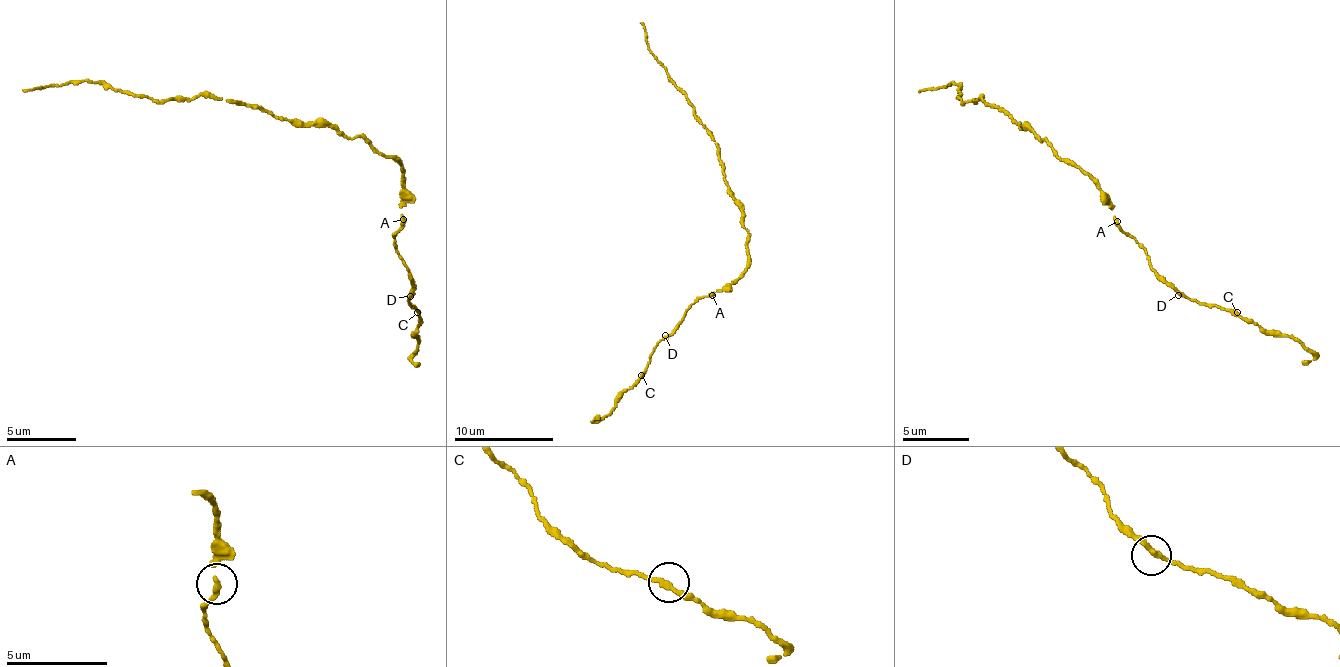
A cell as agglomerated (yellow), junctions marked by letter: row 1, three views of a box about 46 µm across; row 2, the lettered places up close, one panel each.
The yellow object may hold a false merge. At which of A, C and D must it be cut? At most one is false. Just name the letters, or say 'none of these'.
none of these

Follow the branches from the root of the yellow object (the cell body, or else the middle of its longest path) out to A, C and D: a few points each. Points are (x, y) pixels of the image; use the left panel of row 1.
A: (370, 144), (390, 158), (397, 158), (403, 168), (400, 186), (404, 196), (399, 206), (403, 220)
C: (370, 144), (397, 158), (403, 168), (401, 223), (394, 241), (413, 278), (407, 299), (417, 312)
D: (370, 144), (390, 158), (397, 158), (403, 168), (401, 223), (394, 241), (413, 282), (410, 296)

